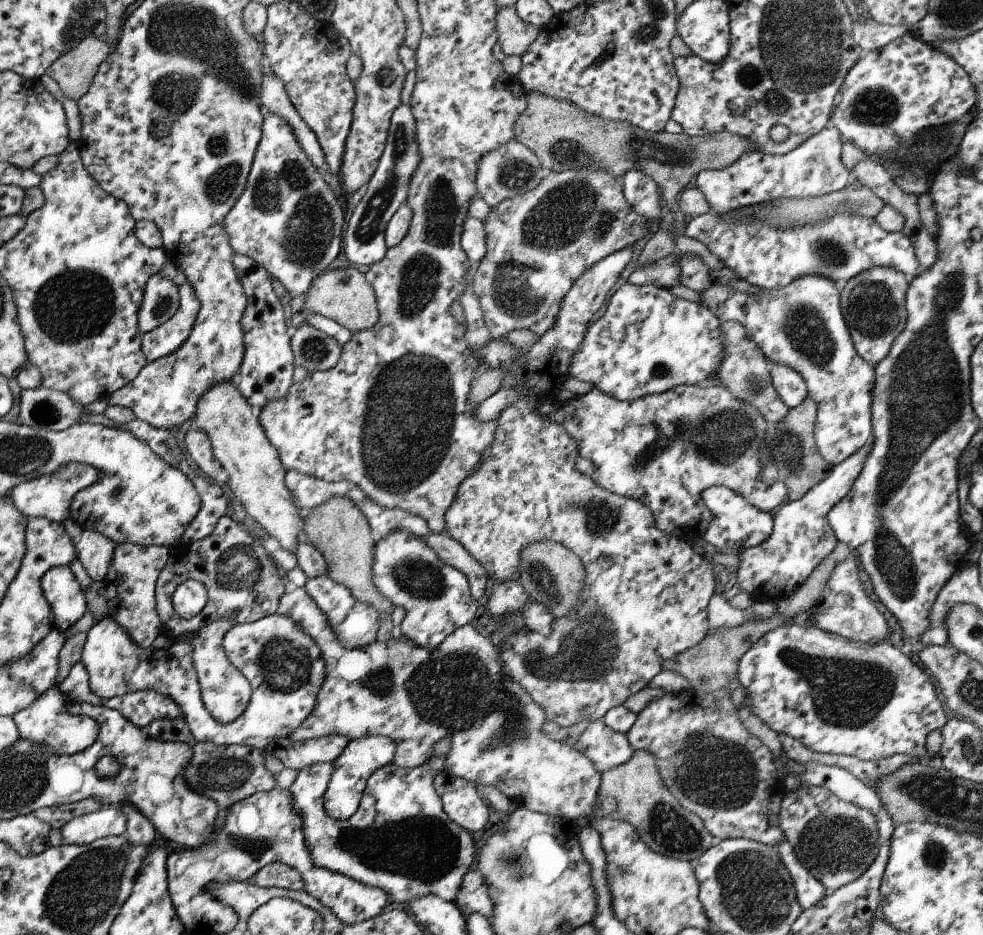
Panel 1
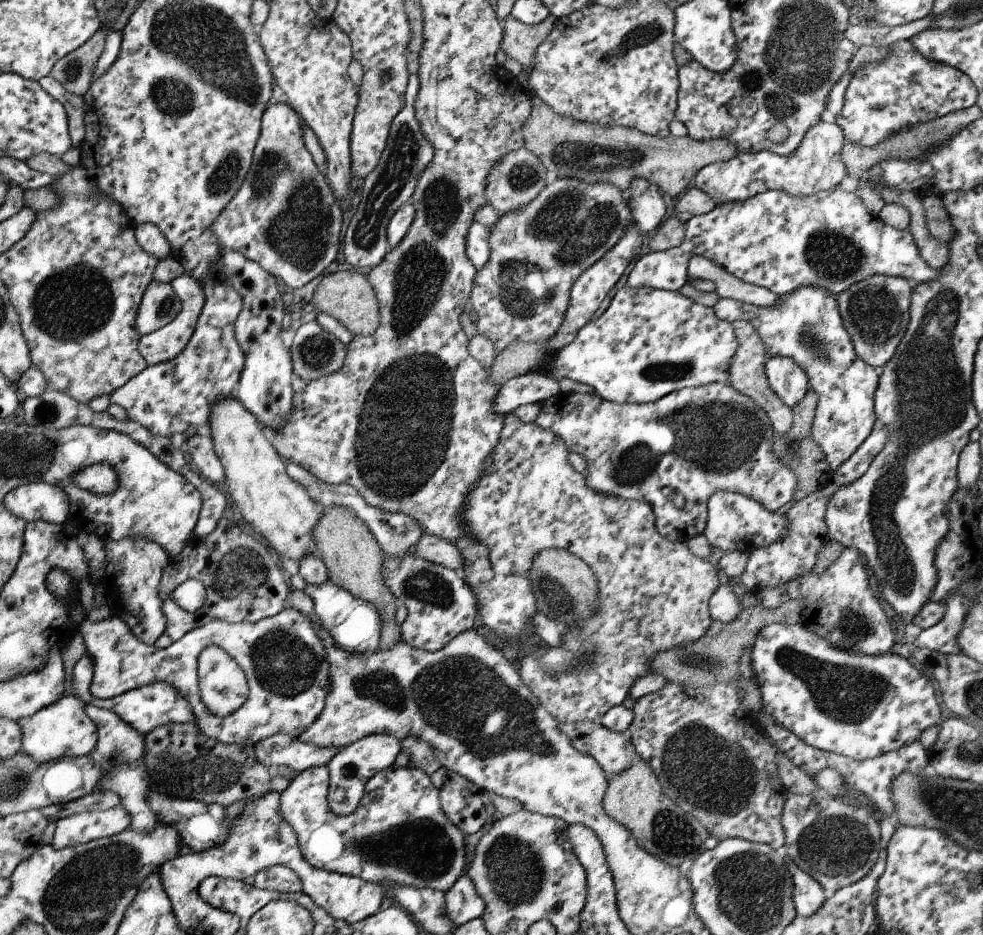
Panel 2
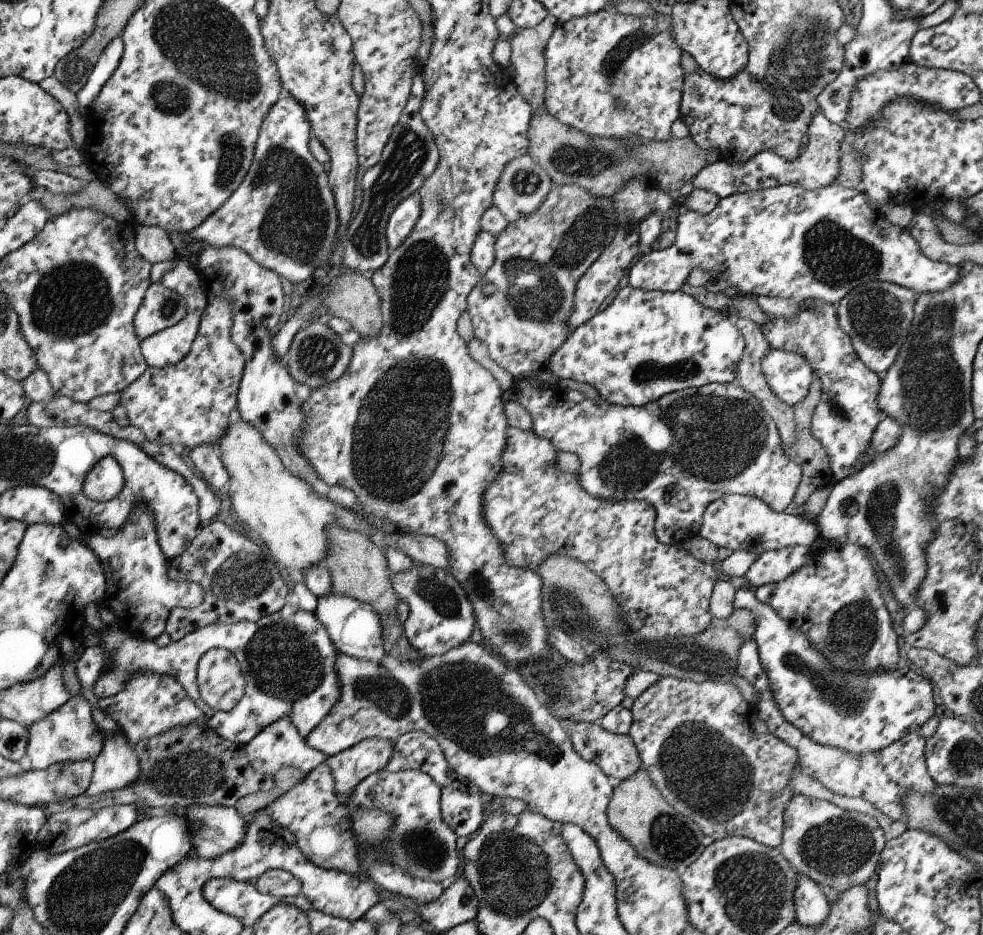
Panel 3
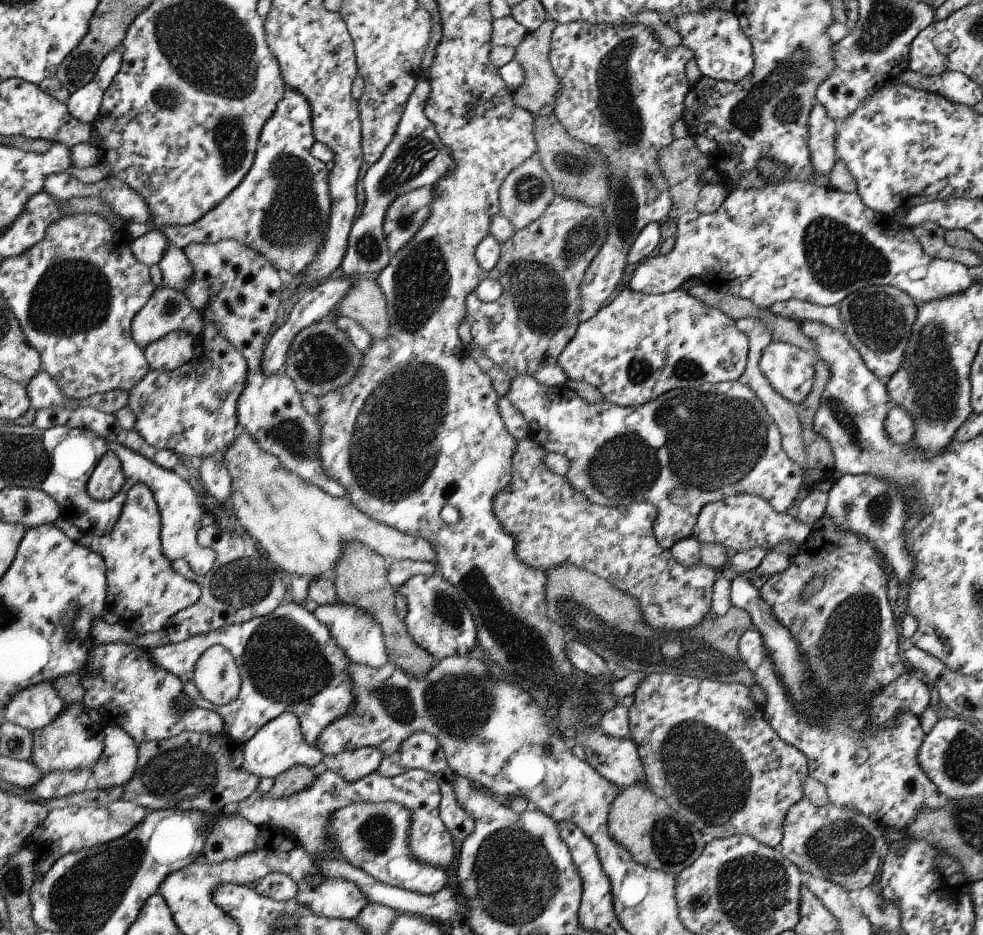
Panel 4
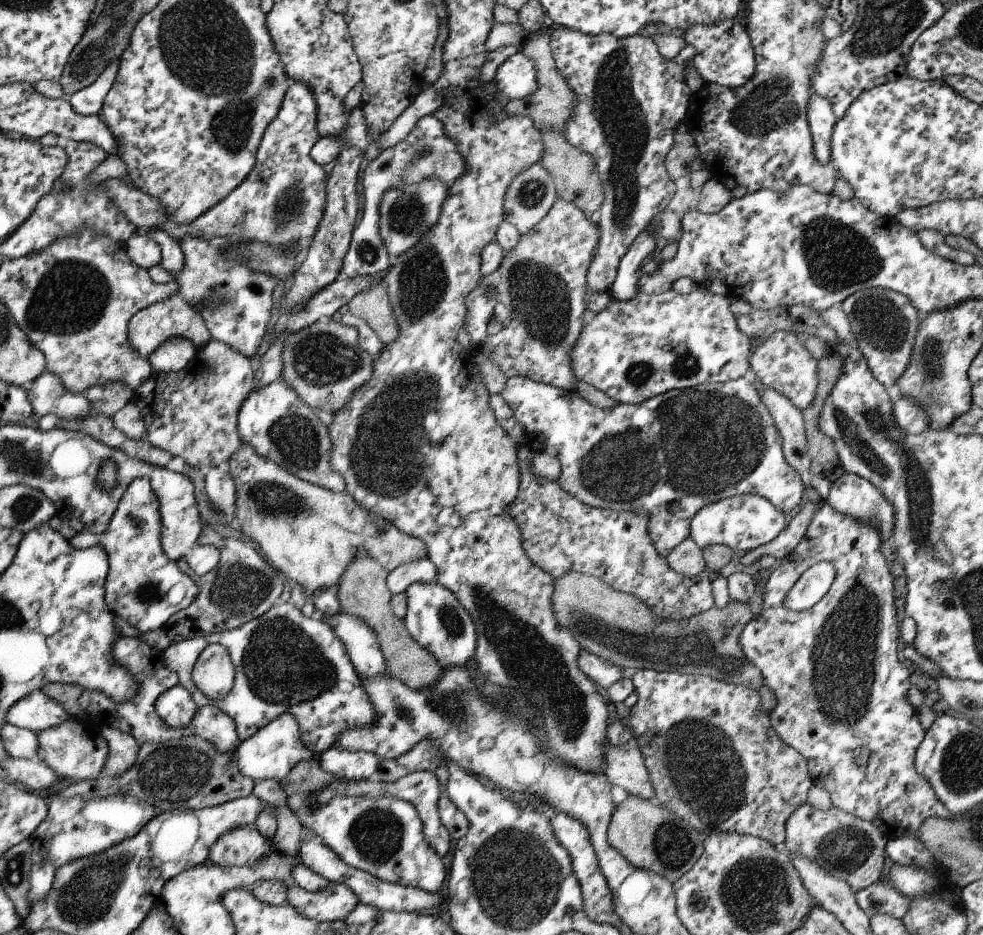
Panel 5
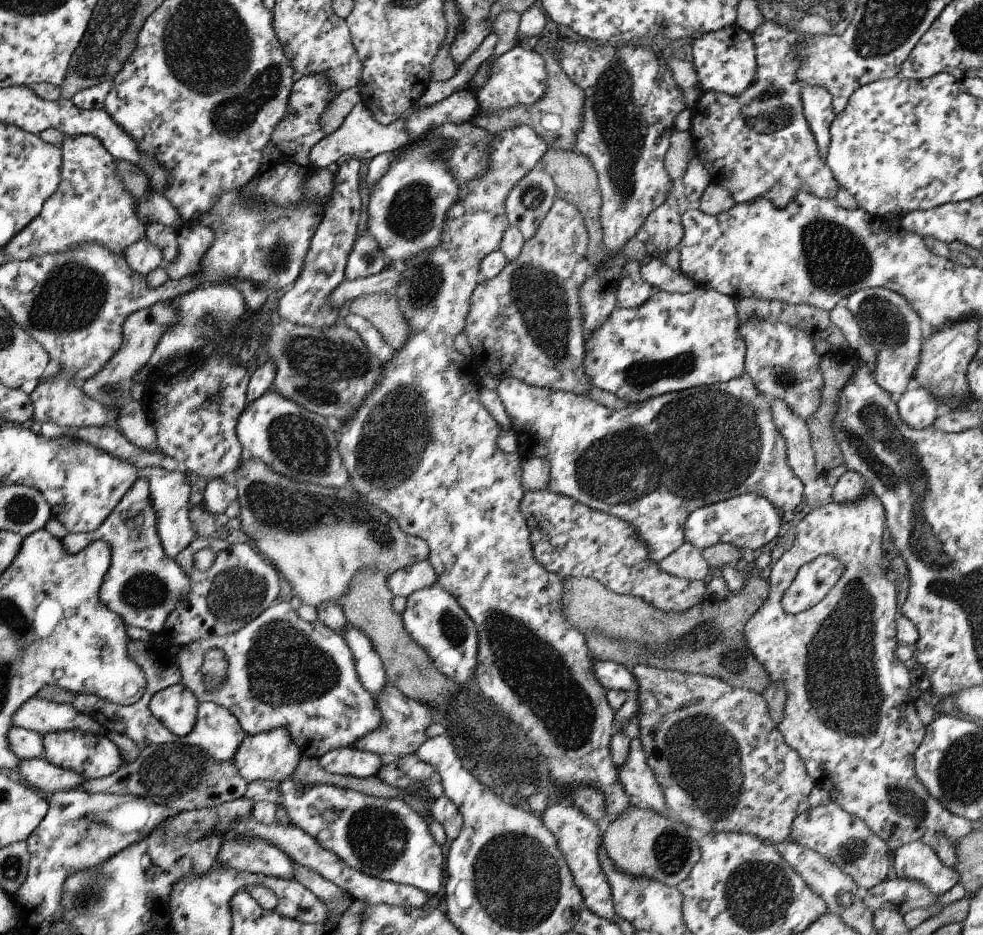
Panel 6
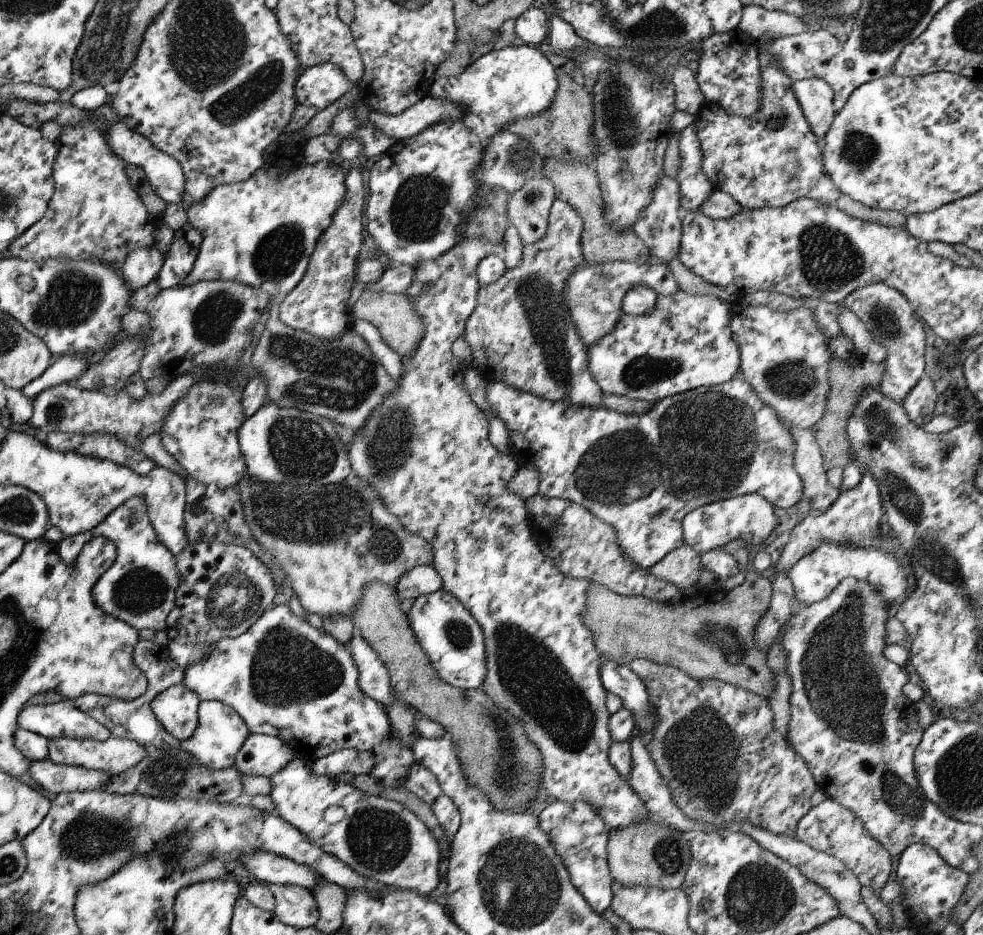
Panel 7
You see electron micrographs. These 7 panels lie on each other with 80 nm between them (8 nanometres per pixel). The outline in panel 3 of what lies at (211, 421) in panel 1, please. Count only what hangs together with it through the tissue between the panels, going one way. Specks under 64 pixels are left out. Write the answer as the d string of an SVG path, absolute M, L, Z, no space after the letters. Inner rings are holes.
M244 419L238 420L235 424L230 423L230 430L219 440L217 445L220 447L220 458L229 474L228 492L234 517L250 526L252 533L261 538L263 544L268 546L269 553L273 556L273 559L286 570L287 568L294 568L304 572L308 567L316 566L320 562L324 563L324 560L327 558L327 552L330 551L330 538L326 534L327 526L332 523L344 527L346 530L366 533L384 550L388 547L400 549L412 557L414 563L430 565L439 569L446 569L450 566L451 552L443 540L432 535L415 535L410 533L384 535L381 531L376 531L369 525L359 516L359 513L338 506L326 497L321 497L311 485L288 470L279 453L275 451L271 444L268 444L268 441L263 437L259 429Z

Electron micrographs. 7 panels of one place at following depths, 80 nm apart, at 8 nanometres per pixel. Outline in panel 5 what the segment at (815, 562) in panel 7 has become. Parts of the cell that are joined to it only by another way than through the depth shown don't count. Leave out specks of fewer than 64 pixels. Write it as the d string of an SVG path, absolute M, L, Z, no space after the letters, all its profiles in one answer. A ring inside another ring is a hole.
M831 562L812 565L787 592L784 604L796 612L812 608L828 592L834 578L835 568Z

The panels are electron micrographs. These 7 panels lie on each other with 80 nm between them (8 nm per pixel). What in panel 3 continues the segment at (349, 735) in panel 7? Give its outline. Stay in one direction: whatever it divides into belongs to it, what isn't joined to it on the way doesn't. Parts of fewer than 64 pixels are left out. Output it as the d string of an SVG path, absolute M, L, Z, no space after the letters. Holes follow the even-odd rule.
M287 604L282 610L271 615L263 616L256 622L240 621L239 623L222 624L212 623L211 626L191 632L182 639L171 641L164 647L160 647L154 641L145 641L135 635L134 631L122 626L120 622L114 622L101 631L95 630L86 624L83 630L85 648L102 647L111 659L107 671L96 679L94 690L96 696L111 697L118 694L127 686L127 682L136 673L158 673L174 677L186 690L197 705L206 714L210 714L207 720L209 729L216 731L221 737L236 744L247 745L266 727L270 727L277 720L287 718L293 722L302 738L307 738L312 731L332 712L336 702L340 700L340 684L336 660L340 652L333 644L327 629L320 622L313 611L300 609L298 605ZM222 647L234 655L240 663L245 678L245 693L238 704L229 711L211 711L202 700L198 691L198 664L199 658L211 648Z

